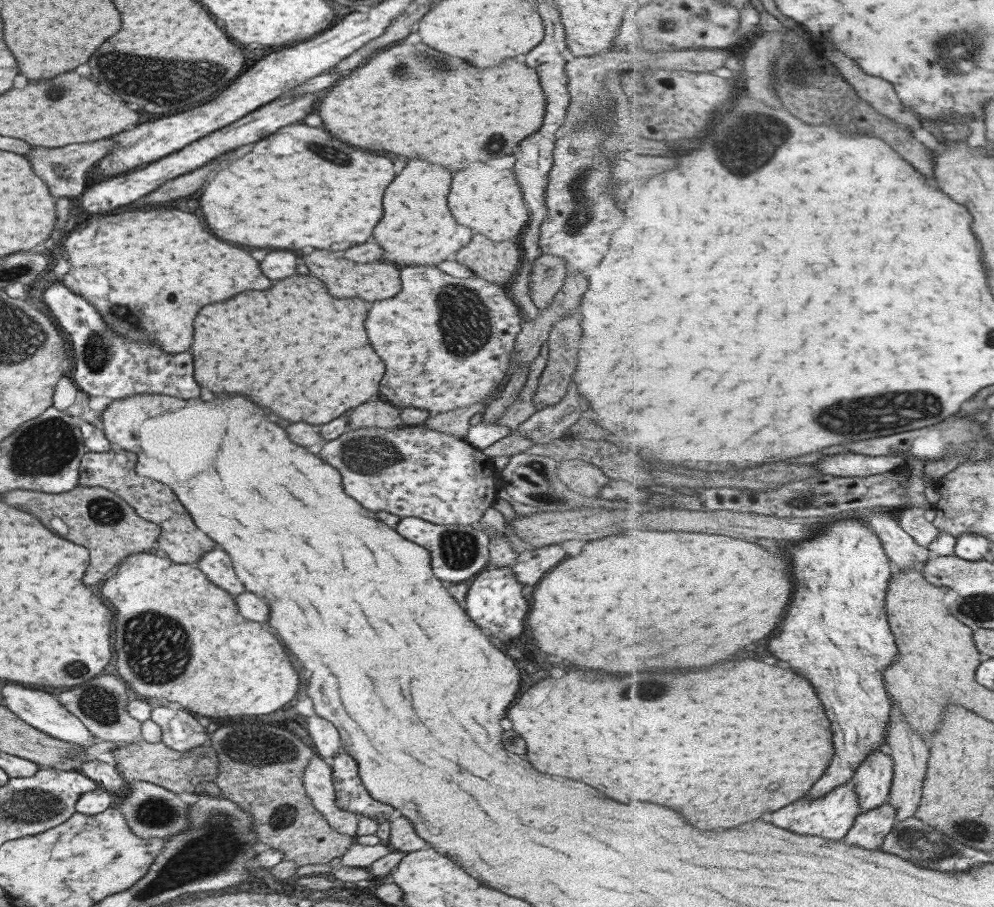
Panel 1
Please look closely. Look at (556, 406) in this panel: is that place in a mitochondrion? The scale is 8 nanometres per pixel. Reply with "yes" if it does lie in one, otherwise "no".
no

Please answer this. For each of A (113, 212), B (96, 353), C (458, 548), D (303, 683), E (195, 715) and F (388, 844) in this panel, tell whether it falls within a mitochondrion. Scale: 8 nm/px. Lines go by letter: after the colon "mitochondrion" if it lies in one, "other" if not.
A: other
B: mitochondrion
C: mitochondrion
D: other
E: other
F: other

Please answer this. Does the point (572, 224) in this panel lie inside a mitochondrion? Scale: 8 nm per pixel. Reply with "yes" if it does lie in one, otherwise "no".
yes

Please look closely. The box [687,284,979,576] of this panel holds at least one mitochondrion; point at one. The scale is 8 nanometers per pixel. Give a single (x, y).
(891, 412)

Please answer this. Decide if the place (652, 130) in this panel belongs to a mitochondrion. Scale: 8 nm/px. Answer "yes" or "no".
no

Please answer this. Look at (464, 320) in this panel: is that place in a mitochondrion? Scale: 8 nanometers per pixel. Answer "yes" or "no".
yes

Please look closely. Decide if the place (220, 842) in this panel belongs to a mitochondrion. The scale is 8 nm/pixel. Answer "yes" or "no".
yes

